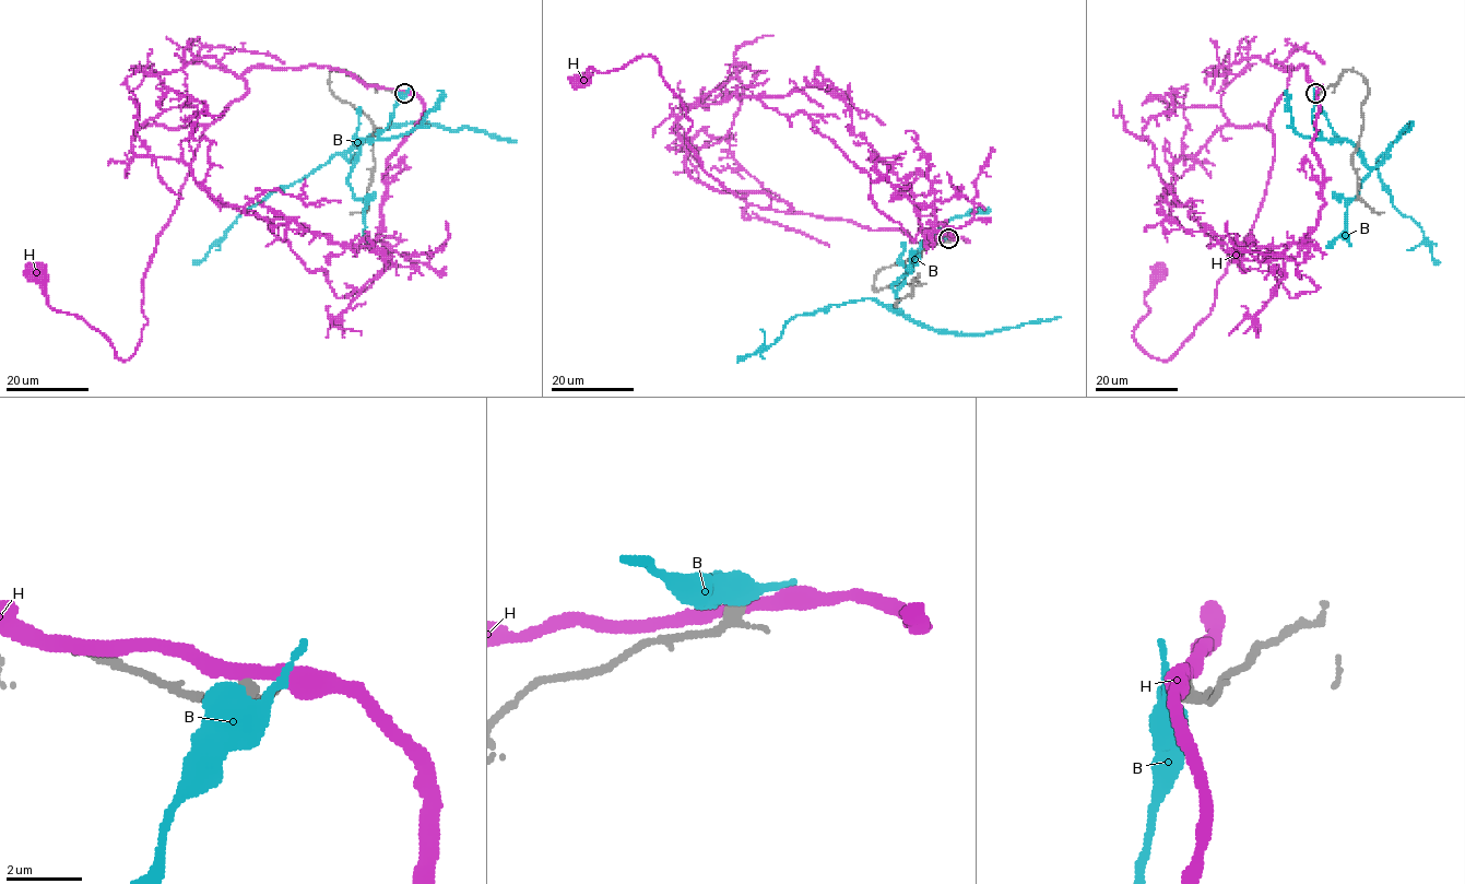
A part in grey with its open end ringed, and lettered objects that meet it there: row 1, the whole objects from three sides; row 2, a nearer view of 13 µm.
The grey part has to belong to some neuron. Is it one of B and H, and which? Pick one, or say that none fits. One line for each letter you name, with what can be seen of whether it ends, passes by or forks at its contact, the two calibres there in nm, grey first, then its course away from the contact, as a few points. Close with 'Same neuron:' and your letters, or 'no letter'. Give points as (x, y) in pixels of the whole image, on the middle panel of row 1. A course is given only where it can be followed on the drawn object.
Same neuron: no letter

